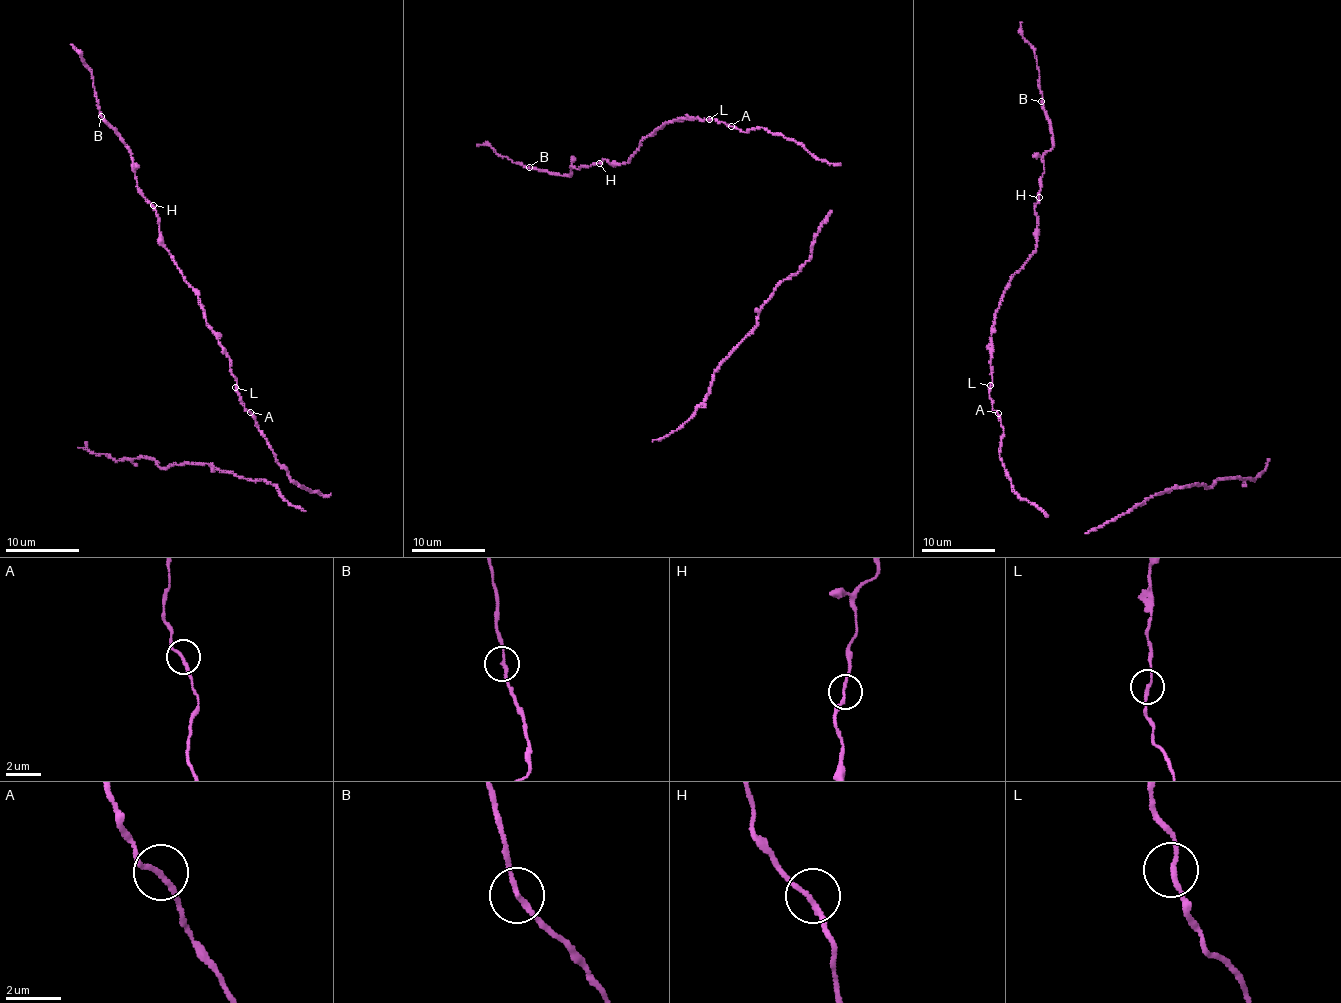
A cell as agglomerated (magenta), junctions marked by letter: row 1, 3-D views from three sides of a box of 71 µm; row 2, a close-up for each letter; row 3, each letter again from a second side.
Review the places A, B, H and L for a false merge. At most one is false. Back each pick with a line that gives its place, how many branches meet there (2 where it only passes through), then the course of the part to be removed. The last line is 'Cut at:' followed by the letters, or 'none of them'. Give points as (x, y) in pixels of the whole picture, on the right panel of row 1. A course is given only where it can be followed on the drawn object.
Cut at: none of them

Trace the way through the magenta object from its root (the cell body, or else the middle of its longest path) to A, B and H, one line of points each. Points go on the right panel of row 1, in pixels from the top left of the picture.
A: (1001, 436), (1003, 428), (998, 413)
B: (1001, 436), (1003, 428), (990, 399), (991, 328), (1003, 291), (1037, 243), (1034, 207), (1053, 135), (1041, 101)
H: (1001, 436), (1003, 428), (990, 399), (991, 328), (1003, 291), (1035, 249), (1038, 231), (1034, 207), (1039, 197)

